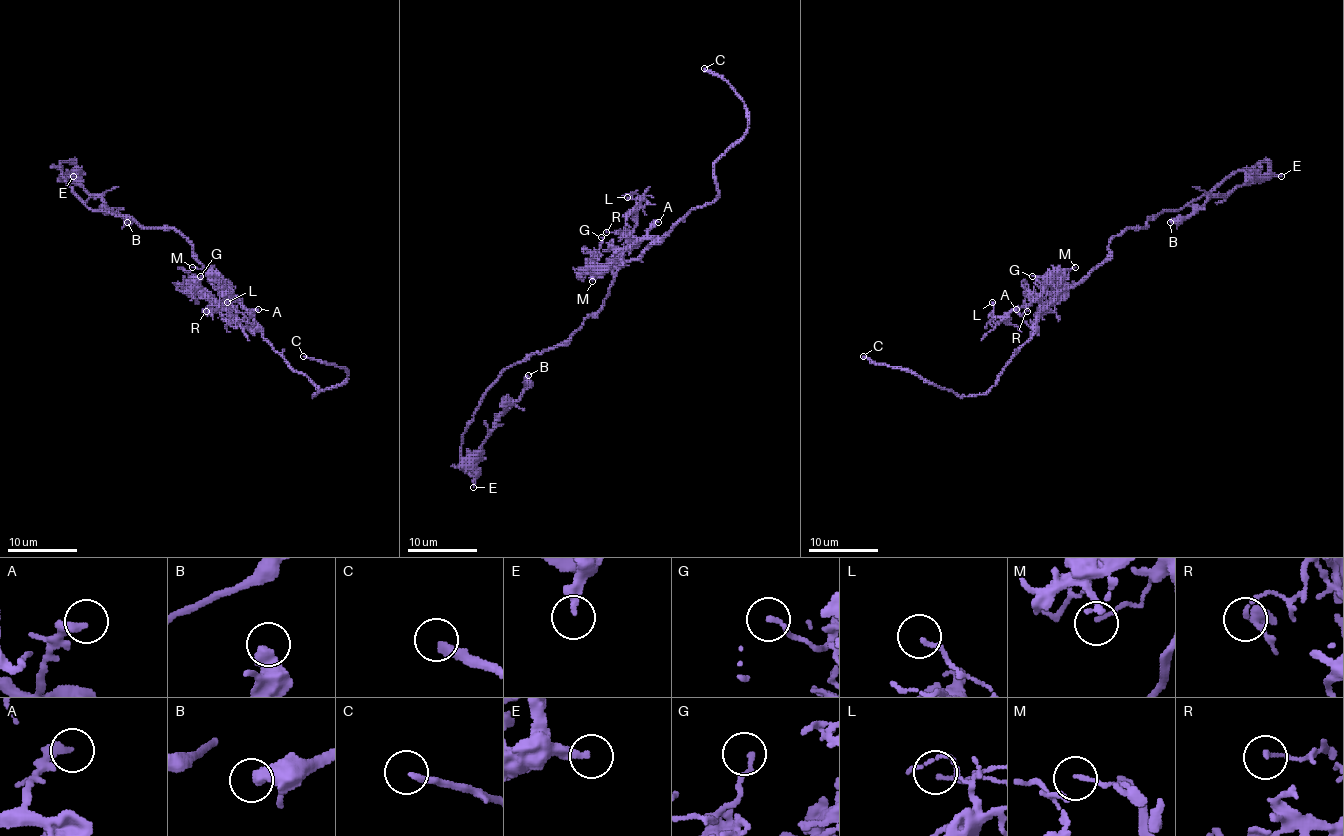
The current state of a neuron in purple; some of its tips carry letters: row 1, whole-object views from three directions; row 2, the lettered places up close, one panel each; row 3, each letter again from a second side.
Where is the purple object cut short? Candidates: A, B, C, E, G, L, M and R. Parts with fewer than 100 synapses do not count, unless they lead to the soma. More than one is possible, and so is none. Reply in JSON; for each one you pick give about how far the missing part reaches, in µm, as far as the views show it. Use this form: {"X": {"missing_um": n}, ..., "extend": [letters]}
{"C": {"missing_um": 4}, "extend": ["C"]}

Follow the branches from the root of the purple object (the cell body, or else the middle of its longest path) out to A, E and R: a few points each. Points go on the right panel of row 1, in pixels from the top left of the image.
A: (1103, 260), (1077, 283), (1063, 288), (1030, 326), (1016, 309)
E: (1103, 260), (1116, 236), (1144, 227), (1159, 213), (1182, 209), (1238, 171), (1257, 166), (1260, 175), (1281, 176)
R: (1103, 260), (1069, 288), (1056, 290), (1048, 284), (1039, 293), (1032, 291), (1025, 298), (1027, 311)

